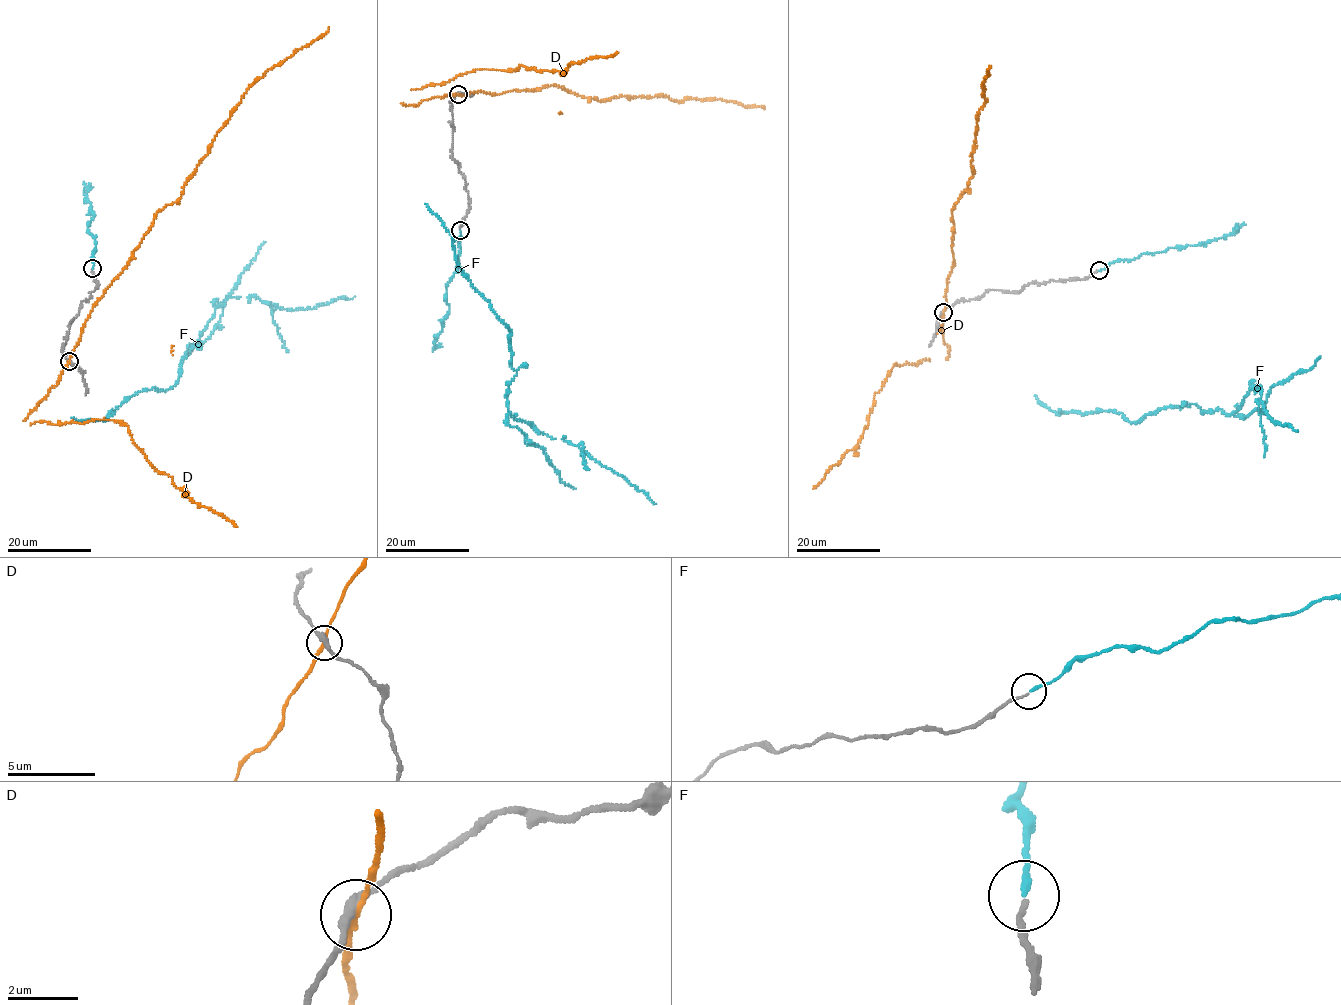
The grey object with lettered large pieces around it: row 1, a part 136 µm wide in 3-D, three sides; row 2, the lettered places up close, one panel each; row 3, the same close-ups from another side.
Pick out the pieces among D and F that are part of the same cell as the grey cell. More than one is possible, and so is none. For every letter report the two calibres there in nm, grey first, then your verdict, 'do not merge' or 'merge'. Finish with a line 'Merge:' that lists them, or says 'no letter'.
D: 260/160 nm | do not merge
F: 110/170 nm | merge
Merge: F

